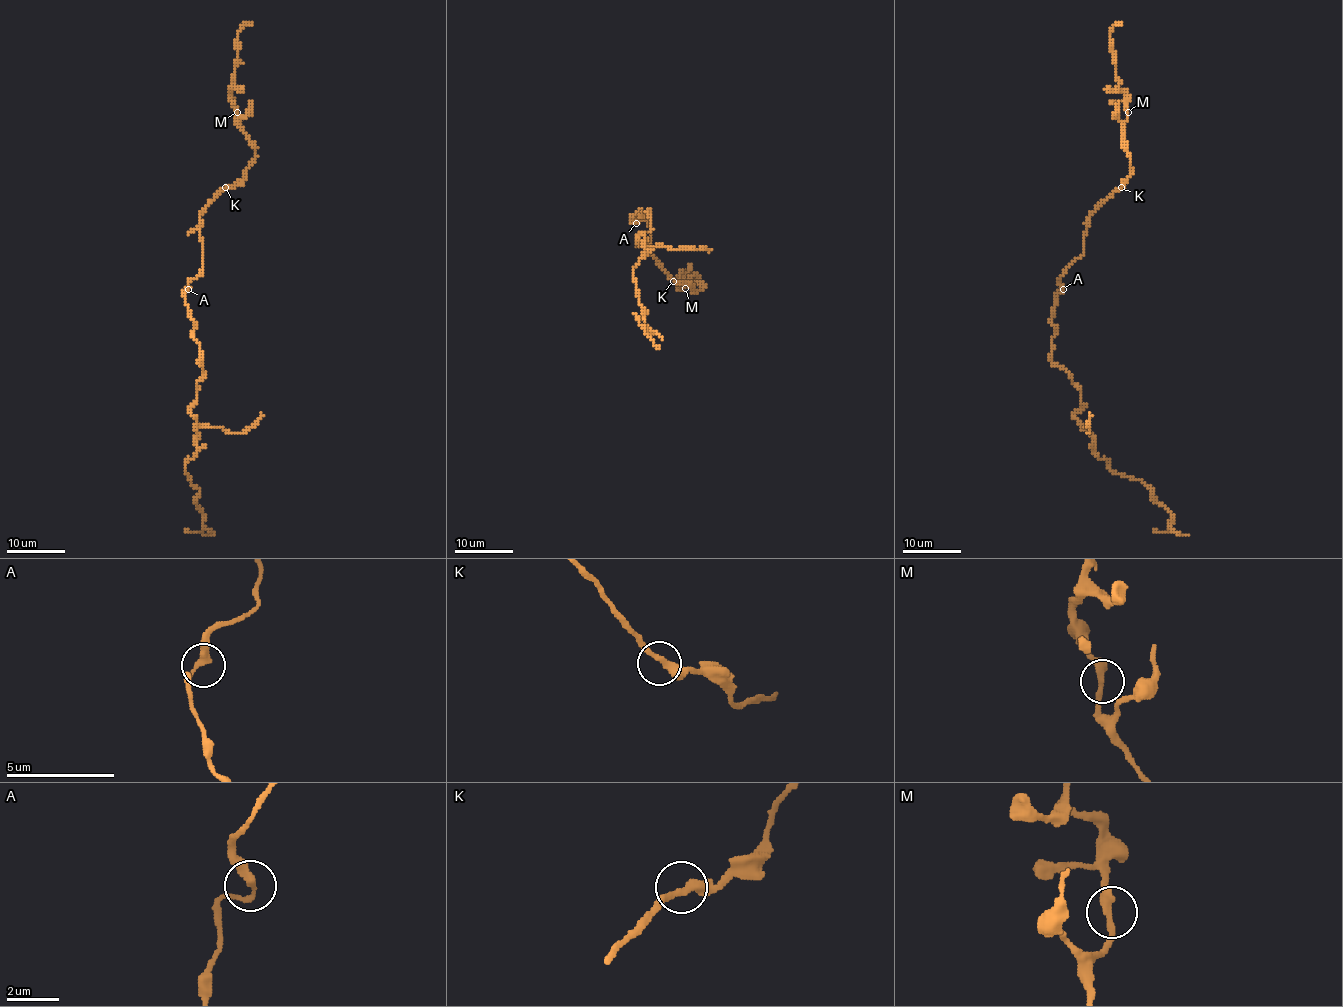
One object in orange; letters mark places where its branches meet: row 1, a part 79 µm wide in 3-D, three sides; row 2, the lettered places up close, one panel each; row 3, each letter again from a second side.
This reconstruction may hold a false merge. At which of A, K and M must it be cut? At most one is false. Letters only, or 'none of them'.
none of them

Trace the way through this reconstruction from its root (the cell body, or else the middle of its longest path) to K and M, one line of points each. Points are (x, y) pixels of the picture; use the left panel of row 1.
K: (184, 297), (187, 284), (202, 272), (199, 214), (225, 187)
M: (184, 297), (187, 284), (203, 266), (199, 214), (241, 179), (256, 157), (256, 145), (237, 112)

